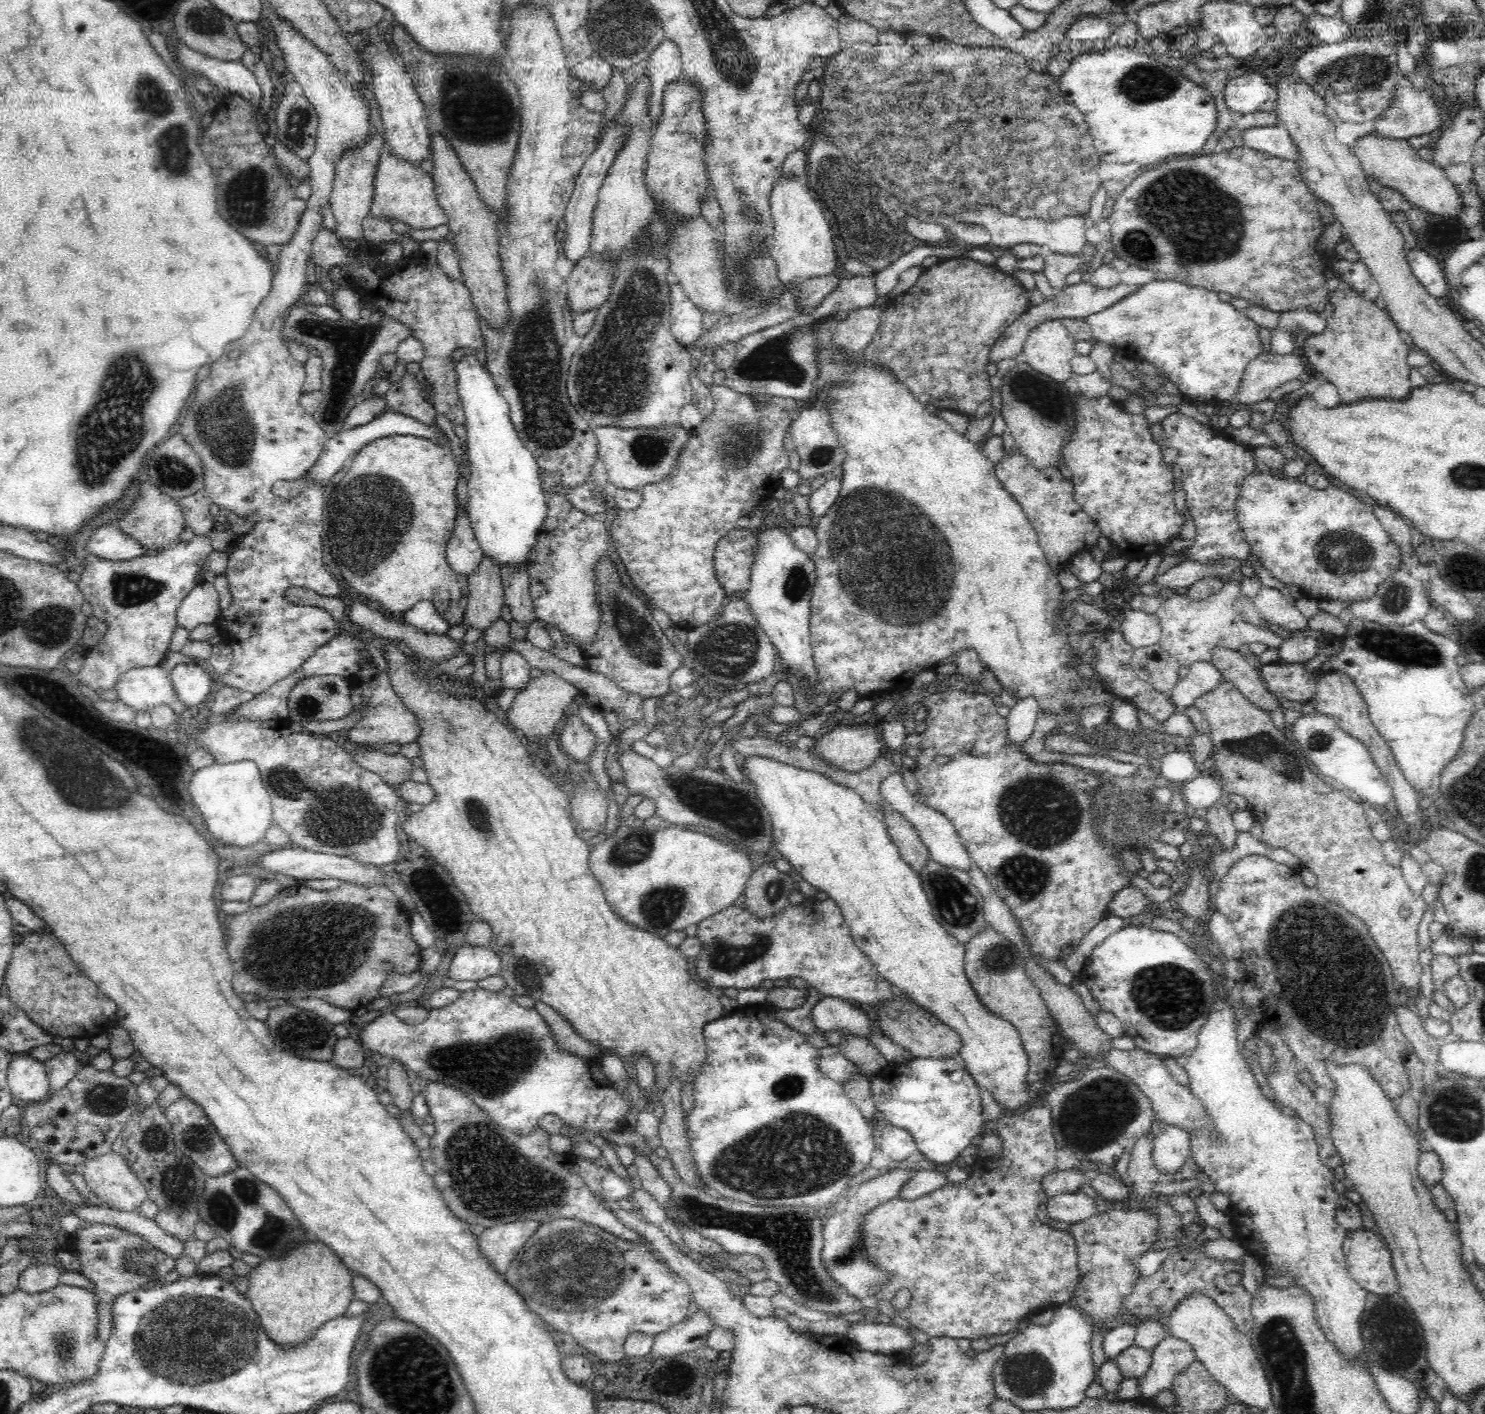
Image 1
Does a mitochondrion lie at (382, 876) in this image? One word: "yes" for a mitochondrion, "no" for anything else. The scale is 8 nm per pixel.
no

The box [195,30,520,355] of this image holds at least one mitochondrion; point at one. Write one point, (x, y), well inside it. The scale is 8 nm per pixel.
(476, 110)

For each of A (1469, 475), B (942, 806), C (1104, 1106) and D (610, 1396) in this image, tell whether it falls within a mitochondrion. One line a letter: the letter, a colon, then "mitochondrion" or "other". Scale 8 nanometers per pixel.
A: mitochondrion
B: other
C: mitochondrion
D: other

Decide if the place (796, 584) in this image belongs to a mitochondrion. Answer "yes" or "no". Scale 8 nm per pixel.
yes

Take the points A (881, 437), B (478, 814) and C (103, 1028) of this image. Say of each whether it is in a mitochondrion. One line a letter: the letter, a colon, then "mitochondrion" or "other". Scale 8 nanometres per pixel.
A: other
B: mitochondrion
C: other

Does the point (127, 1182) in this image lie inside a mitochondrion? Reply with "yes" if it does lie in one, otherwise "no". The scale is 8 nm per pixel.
no

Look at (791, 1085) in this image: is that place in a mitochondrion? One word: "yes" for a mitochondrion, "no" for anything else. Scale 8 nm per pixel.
yes

